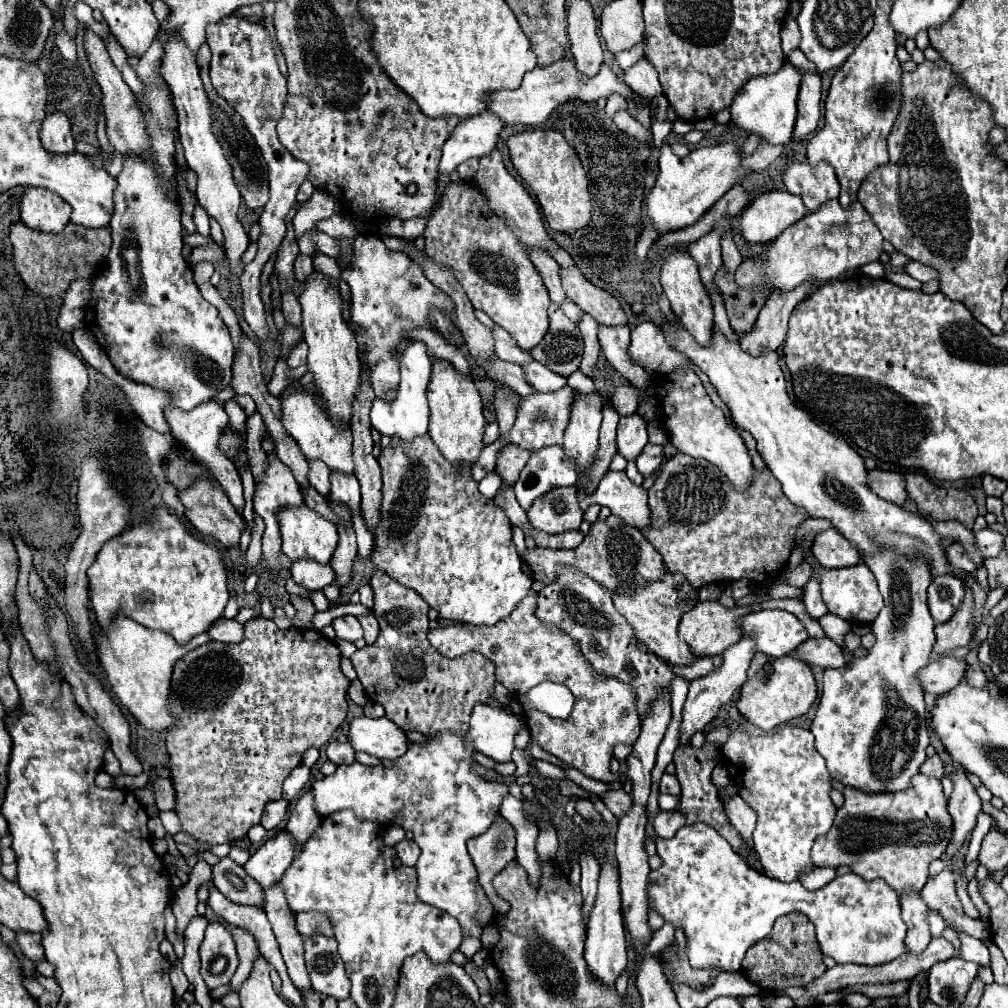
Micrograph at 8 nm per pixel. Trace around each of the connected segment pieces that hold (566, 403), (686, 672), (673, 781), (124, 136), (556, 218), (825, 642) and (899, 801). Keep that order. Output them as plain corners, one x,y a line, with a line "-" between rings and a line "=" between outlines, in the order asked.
566,388
566,390
558,390
558,392
550,392
550,394
532,394
528,398
524,398
522,402
522,410
518,412
516,424
510,430
508,442
514,442
516,446
524,448
524,450
540,450
546,446
560,446
562,444
562,434
570,422
570,404
574,402
574,396
578,394
578,390
574,388
=
704,656
704,658
698,658
696,662
692,662
690,666
672,666
676,676
682,676
686,680
692,680
692,678
698,678
700,674
708,674
712,672
716,666
720,666
722,662
722,656
=
666,772
666,774
662,776
662,782
660,782
660,792
662,792
662,794
672,794
672,796
678,796
678,794
680,794
680,784
678,784
678,778
=
88,28
84,34
84,50
88,56
90,68
94,72
94,78
100,84
102,94
104,94
106,132
108,132
112,146
116,148
116,152
120,152
124,156
126,156
126,152
146,152
146,128
142,128
142,112
138,112
136,98
134,98
132,90
128,88
128,84
122,80
122,74
118,72
118,68
112,64
108,52
106,52
106,46
102,44
102,38
96,36
=
532,130
508,138
510,160
520,178
532,188
544,218
554,232
574,232
584,228
592,218
592,204
588,194
588,178
580,164
576,150
554,130
=
808,638
800,648
800,654
804,654
804,660
808,664
816,664
822,668
842,668
846,664
844,650
830,638
=
916,774
912,778
912,788
906,792
894,794
868,794
854,788
844,790
844,806
838,810
834,826
826,836
820,836
812,848
812,860
816,866
850,866
852,872
860,874
864,880
882,878
896,892
920,892
928,880
928,866
932,860
940,858
950,844
950,828
952,820
948,814
946,796
942,792
942,784
936,778
928,778
924,774

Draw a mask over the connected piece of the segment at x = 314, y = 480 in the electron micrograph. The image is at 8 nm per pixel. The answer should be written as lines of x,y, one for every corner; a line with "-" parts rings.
318,460
310,464
310,484
324,498
330,494
330,470
326,468
326,464
322,464

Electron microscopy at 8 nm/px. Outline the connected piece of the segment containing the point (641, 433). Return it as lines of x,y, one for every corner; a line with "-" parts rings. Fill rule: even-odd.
630,414
620,418
618,424
618,454
626,460
636,460
642,448
648,444
646,420
640,414

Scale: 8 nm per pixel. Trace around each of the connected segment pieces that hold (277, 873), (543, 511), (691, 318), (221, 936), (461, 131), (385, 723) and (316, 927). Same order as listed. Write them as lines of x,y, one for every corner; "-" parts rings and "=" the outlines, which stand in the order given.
280,830
250,856
250,860
244,864
244,870
260,884
262,890
266,890
280,884
282,872
286,872
294,856
294,840
286,830
=
576,486
554,488
544,496
536,498
528,510
530,524
548,534
560,534
578,530
582,524
582,510
578,506
=
686,252
668,254
668,258
660,270
660,282
662,282
666,298
670,300
672,314
676,316
676,322
682,324
696,338
698,344
710,346
710,340
712,340
712,302
710,302
706,288
700,282
698,264
692,260
692,256
=
208,924
206,936
200,944
200,974
206,986
218,988
230,982
238,968
238,954
232,934
222,924
=
488,110
474,118
464,118
442,148
440,172
450,174
468,158
488,156
496,148
500,130
504,126
506,124
502,124
502,120
498,120
498,116
492,116
=
358,716
350,722
348,740
356,752
372,754
380,760
396,760
408,748
406,734
386,716
368,718
=
298,912
296,914
296,928
302,936
312,936
312,934
324,934
324,936
332,936
332,924
330,920
326,920
324,912

